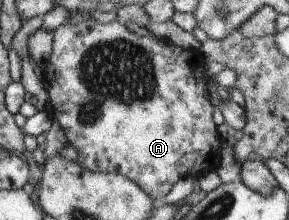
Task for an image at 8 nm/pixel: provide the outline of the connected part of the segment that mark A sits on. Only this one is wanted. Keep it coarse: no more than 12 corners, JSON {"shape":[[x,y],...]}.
{"shape":[[63,23],[40,64],[76,161],[156,204],[214,171],[200,52]]}

